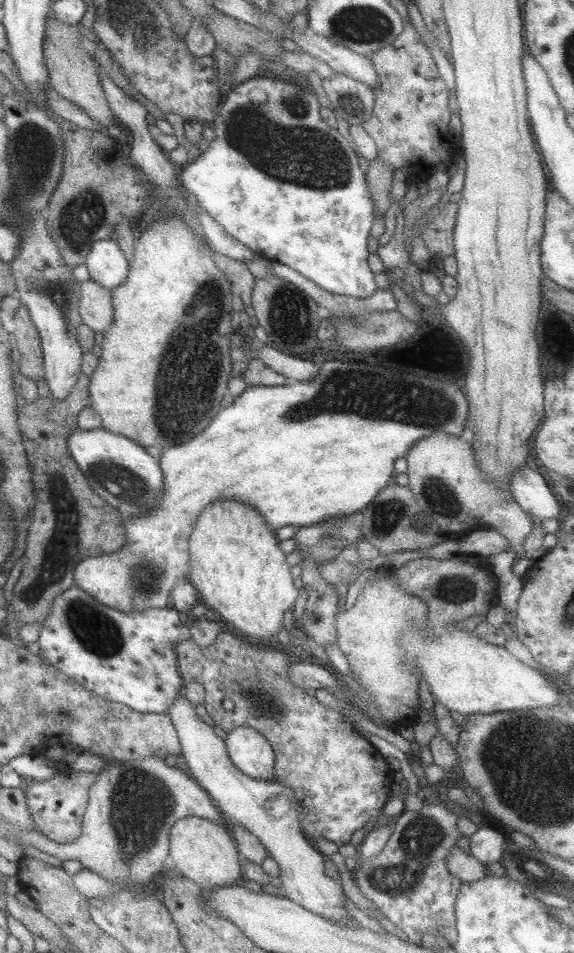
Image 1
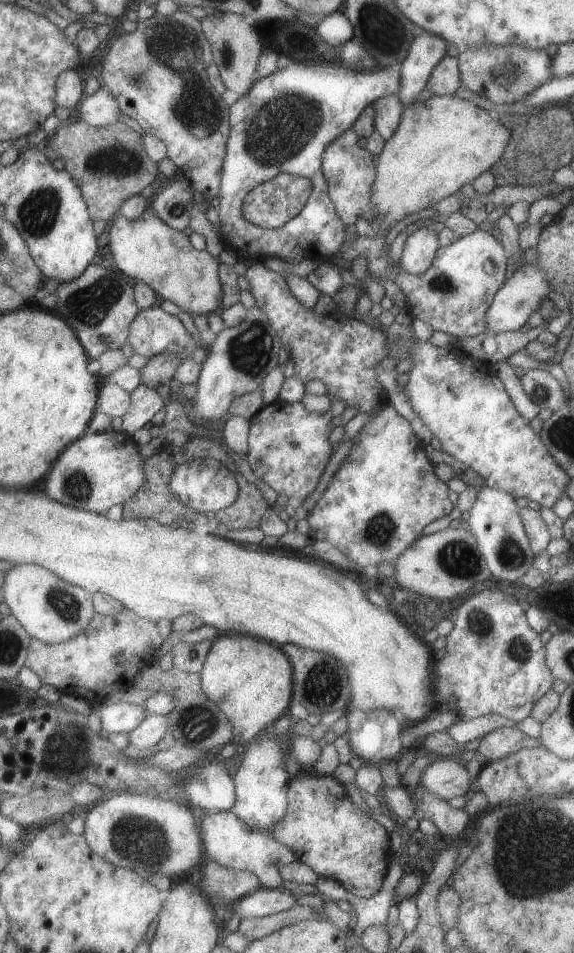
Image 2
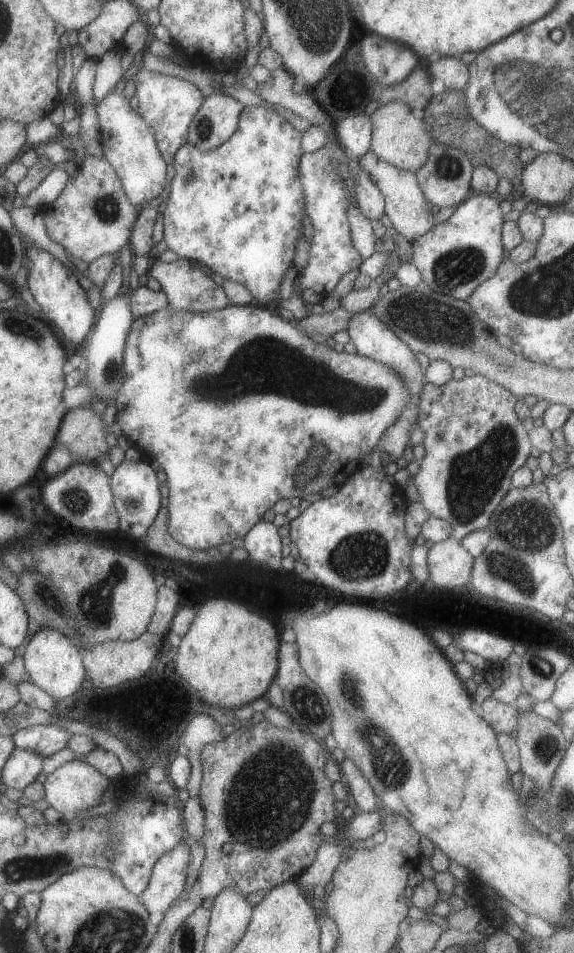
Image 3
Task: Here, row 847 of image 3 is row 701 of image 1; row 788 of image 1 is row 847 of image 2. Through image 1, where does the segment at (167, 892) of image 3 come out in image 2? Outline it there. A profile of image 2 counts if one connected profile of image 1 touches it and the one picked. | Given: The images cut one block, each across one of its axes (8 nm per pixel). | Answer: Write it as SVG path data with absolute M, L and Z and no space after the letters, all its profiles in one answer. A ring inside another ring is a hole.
M231 811L205 812L199 834L206 860L215 861L225 868L252 872L266 889L282 886L279 868L298 860L298 856L288 846L275 840L270 830L251 830Z

